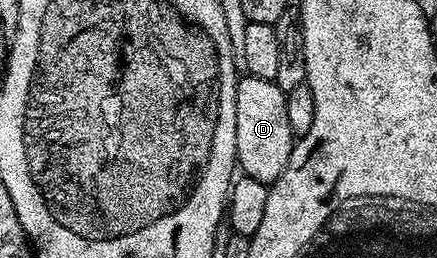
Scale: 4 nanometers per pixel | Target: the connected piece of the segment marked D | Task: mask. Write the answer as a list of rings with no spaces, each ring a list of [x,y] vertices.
[[[241,76],[237,79],[237,99],[235,100],[235,148],[237,149],[237,166],[240,173],[251,180],[272,184],[283,176],[287,160],[293,151],[295,136],[291,132],[291,123],[287,120],[286,91],[280,90],[273,80]]]

